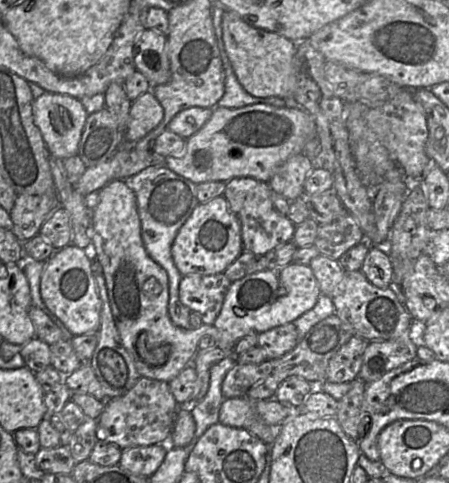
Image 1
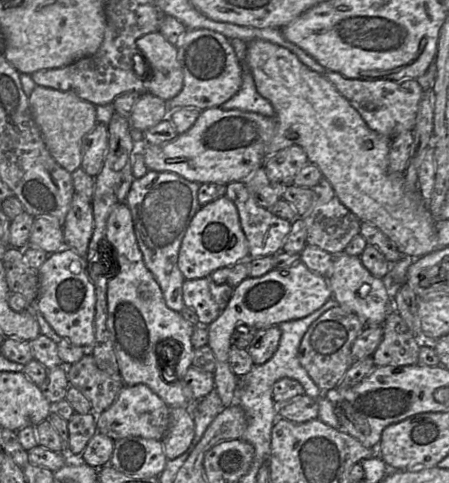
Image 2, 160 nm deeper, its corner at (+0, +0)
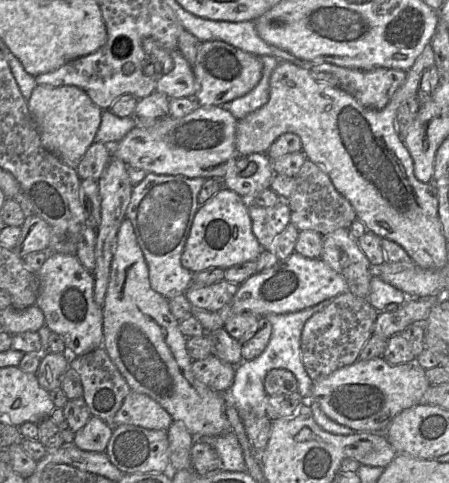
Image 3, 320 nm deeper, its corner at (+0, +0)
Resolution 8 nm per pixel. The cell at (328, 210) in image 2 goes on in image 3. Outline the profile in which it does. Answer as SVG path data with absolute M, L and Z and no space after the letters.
M309 159L305 160L294 179L295 188L287 203L290 223L299 231L311 230L325 236L340 228L349 229L357 219L350 202L336 190L327 173L319 165Z

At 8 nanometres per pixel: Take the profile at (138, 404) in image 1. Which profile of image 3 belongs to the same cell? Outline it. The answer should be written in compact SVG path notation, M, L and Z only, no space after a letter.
M131 391L114 417L113 425L129 424L149 430L165 430L174 420L154 399L146 394Z

